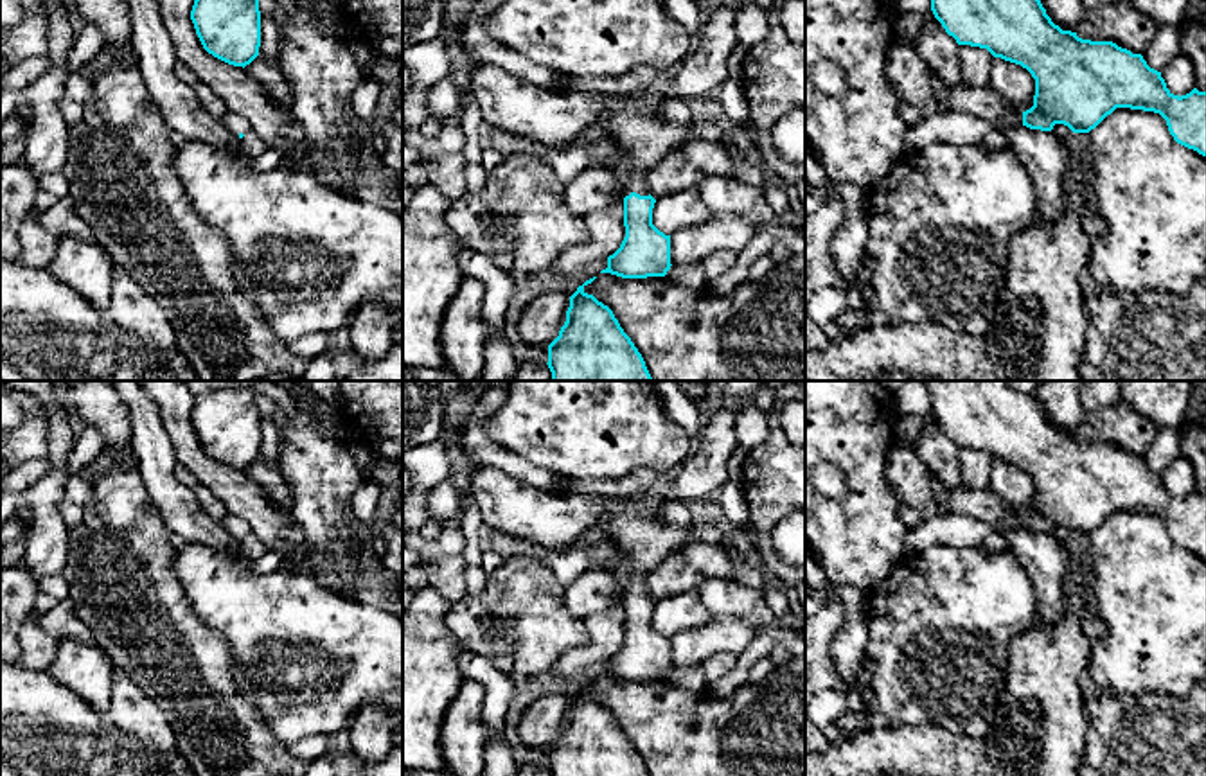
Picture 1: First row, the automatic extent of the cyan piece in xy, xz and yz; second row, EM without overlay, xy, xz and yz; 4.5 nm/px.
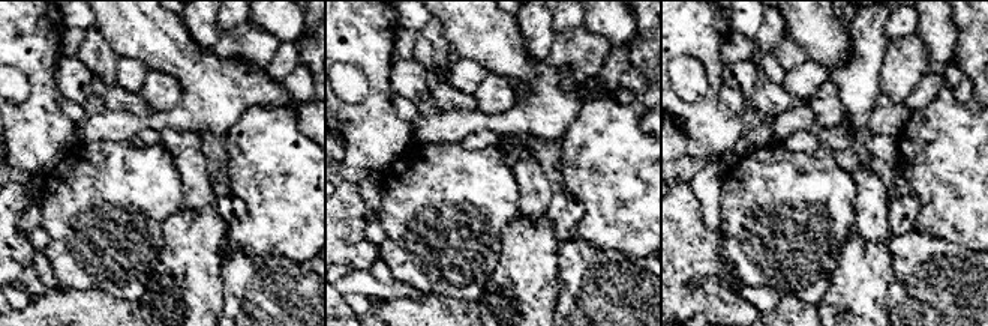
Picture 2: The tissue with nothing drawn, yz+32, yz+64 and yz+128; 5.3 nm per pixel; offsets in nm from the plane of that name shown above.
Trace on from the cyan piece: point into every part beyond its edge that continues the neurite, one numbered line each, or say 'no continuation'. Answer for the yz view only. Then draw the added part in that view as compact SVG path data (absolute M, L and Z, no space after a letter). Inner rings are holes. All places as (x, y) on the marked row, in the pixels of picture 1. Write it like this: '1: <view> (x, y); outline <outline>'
1: yz (955, 128); outline M944 108L931 119L922 119L909 126L906 133L906 151L920 151L929 144L944 142L949 146L980 144L990 129L1006 131L1023 126L1023 113L999 120L985 120L963 111Z

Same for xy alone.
1: xy (234, 123); outline M228 111L228 113L221 119L221 122L223 122L225 128L226 128L232 135L235 135L235 137L239 137L241 133L243 133L244 137L252 133L248 120L246 120L244 117L241 117L241 115L234 113L234 111Z

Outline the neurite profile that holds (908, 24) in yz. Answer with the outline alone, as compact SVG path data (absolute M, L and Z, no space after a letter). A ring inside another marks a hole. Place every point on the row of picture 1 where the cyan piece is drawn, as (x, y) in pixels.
M900 11L895 22L895 43L911 43L922 27L920 13Z

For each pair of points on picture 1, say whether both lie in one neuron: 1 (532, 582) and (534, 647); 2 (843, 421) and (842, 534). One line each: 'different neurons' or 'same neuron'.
1: same neuron
2: same neuron

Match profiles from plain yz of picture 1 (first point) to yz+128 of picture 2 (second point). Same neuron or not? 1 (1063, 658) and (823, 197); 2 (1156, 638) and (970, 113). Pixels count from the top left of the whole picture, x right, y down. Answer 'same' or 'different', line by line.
1: different
2: same

